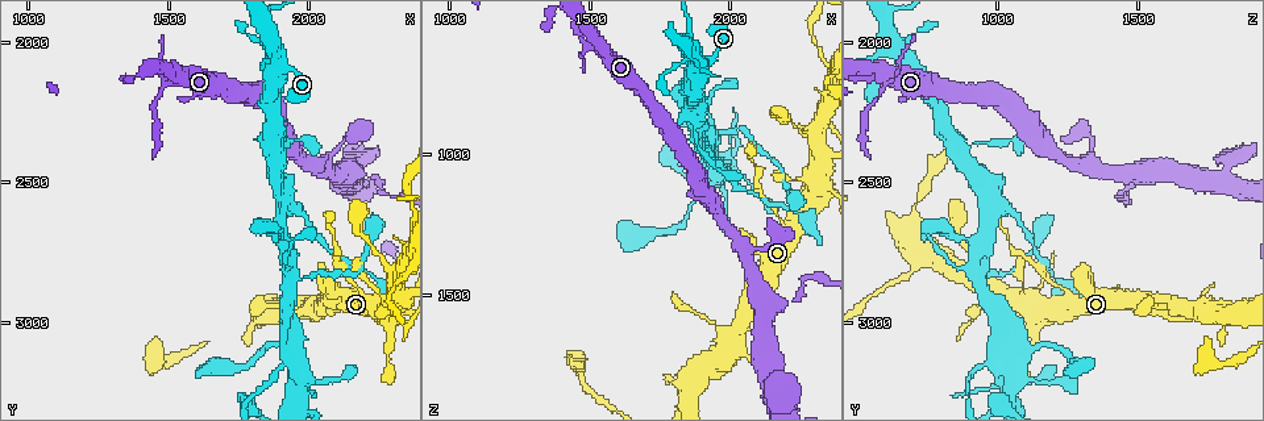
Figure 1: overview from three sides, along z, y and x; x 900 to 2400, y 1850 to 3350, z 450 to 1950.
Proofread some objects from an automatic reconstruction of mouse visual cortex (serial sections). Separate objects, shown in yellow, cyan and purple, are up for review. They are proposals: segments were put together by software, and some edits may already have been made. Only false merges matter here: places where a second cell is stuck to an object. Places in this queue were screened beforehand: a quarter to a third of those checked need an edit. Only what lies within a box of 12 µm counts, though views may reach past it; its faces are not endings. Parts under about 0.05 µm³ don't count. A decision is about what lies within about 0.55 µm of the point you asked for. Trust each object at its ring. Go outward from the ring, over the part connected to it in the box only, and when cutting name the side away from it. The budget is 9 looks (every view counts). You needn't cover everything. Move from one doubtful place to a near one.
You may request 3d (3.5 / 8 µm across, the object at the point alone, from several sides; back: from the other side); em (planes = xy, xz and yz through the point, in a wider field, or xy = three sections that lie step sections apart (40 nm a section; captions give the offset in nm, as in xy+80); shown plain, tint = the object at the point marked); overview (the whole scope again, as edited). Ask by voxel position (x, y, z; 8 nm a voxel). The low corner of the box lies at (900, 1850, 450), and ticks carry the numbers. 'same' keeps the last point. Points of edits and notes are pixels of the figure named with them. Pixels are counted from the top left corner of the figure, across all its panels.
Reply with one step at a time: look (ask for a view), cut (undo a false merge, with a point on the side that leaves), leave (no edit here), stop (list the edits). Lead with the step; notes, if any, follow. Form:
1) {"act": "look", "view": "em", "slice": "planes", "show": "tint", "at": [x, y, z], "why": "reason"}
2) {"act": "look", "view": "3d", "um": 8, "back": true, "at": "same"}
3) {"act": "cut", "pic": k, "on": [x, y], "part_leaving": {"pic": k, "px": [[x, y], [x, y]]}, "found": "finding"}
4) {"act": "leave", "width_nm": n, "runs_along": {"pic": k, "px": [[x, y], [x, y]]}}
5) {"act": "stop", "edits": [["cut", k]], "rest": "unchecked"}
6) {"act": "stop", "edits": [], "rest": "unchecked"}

{"act": "look", "view": "3d", "um": 8, "back": true, "at": [1520, 2140, 610]}

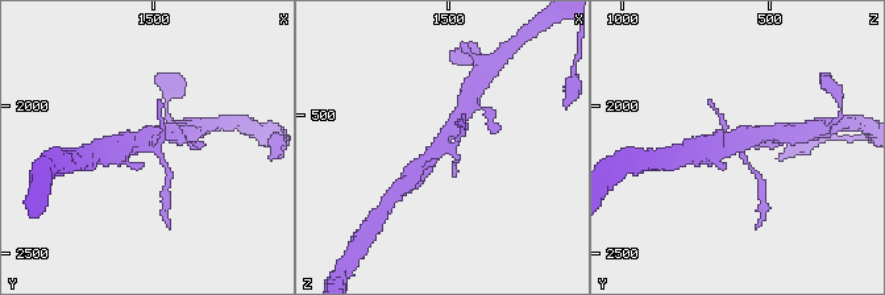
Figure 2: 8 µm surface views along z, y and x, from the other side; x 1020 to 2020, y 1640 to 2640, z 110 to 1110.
{"act": "look", "view": "3d", "um": 3.5, "back": true, "at": [1520, 2140, 600]}

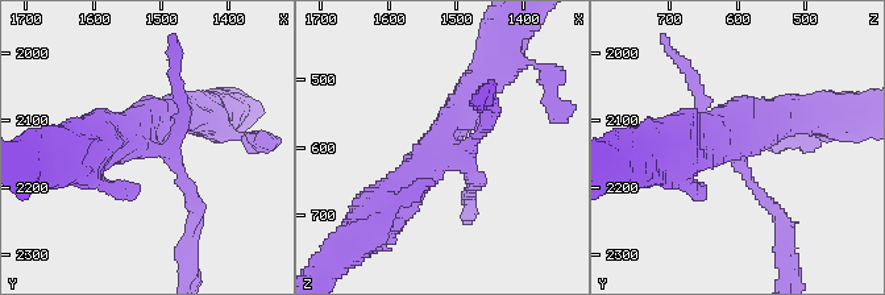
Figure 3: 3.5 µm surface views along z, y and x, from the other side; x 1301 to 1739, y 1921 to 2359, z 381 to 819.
{"act": "look", "view": "em", "slice": "xy", "step": 2, "show": "tint", "at": [1515, 2145, 610], "why": "now the EM"}

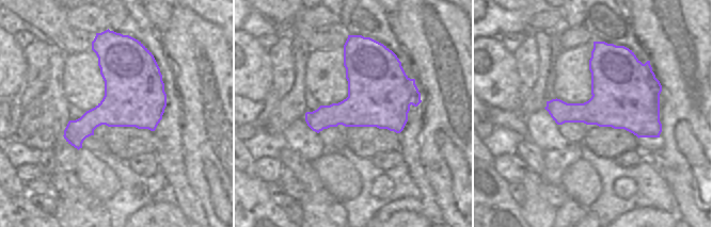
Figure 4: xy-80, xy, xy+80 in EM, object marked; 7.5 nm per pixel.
{"act": "cut", "pic": 3, "on": [702, 107], "width_nm": 480, "part_leaving": {"pic": 3, "px": [[154, 148], [195, 200], [187, 249]]}, "found": "a second cell is stuck on"}

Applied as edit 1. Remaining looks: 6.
{"act": "look", "view": "overview", "why": "redraw"}

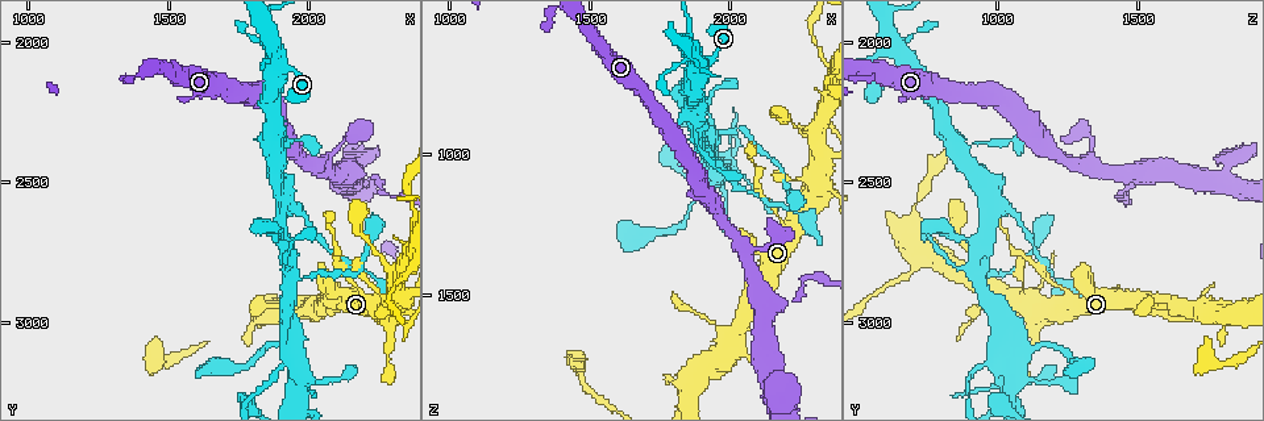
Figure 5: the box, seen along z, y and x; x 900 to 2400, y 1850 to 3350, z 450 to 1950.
{"act": "look", "view": "3d", "um": 3.5, "at": [2180, 2880, 1230], "why": "calibre changes"}

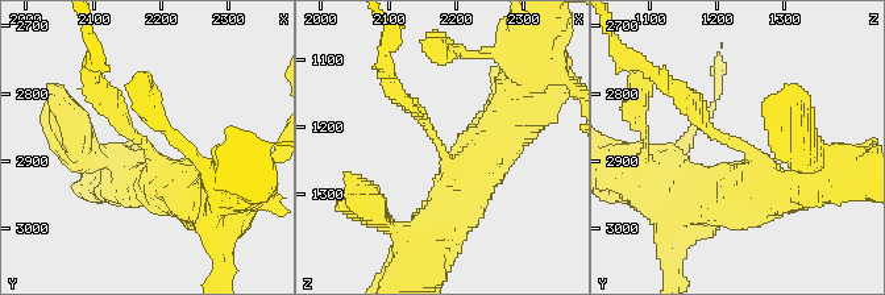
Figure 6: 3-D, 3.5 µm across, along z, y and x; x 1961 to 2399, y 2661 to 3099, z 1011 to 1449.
{"act": "look", "view": "em", "slice": "xy", "step": 5, "show": "tint", "at": [2180, 2880, 1235], "arm_widths_nm": [150, 500], "why": "shape alone is not enough"}

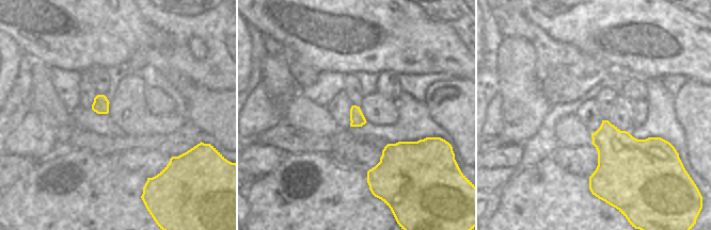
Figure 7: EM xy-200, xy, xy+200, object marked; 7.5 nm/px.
{"act": "cut", "pic": 6, "on": [125, 125], "width_nm": 110, "part_leaving": {"pic": 6, "px": [[144, 146], [99, 98], [91, 74]]}, "found": "a second cell is stuck on"}

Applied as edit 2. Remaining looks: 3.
{"act": "look", "view": "overview"}

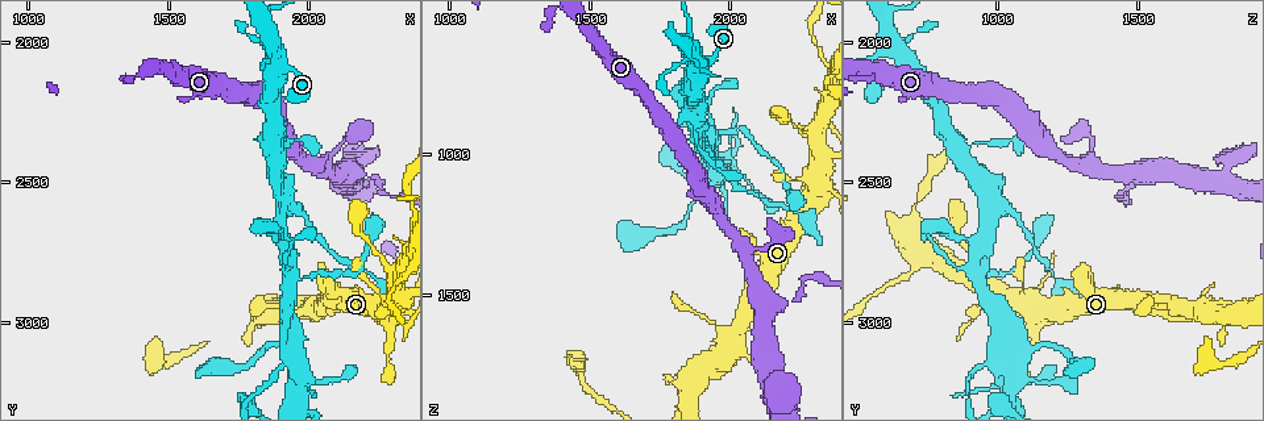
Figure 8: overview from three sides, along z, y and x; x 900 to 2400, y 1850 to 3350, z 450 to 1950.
{"act": "look", "view": "3d", "um": 3.5, "at": [2030, 2830, 910], "why": "thin neck"}

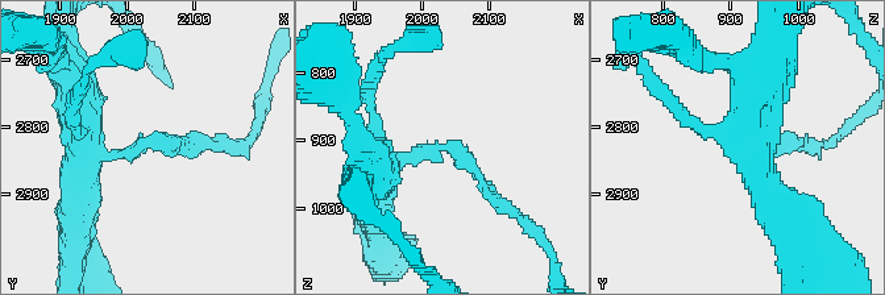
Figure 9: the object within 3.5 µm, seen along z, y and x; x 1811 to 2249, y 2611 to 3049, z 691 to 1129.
{"act": "look", "view": "em", "slice": "planes", "show": "tint", "at": [2035, 2820, 915]}

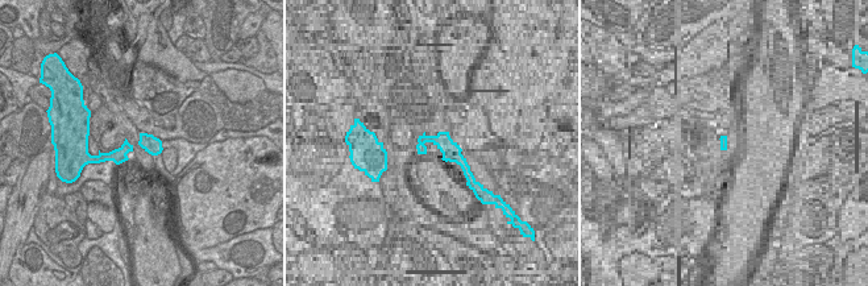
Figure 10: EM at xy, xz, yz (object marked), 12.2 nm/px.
{"act": "leave", "runs_along": {"pic": 9, "px": [[378, 162], [455, 149], [507, 210]]}, "found": "continuous, no second cell"}

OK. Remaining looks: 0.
{"act": "stop", "edits": [["cut", 3], ["cut", 6]], "rest": "unchecked"}

